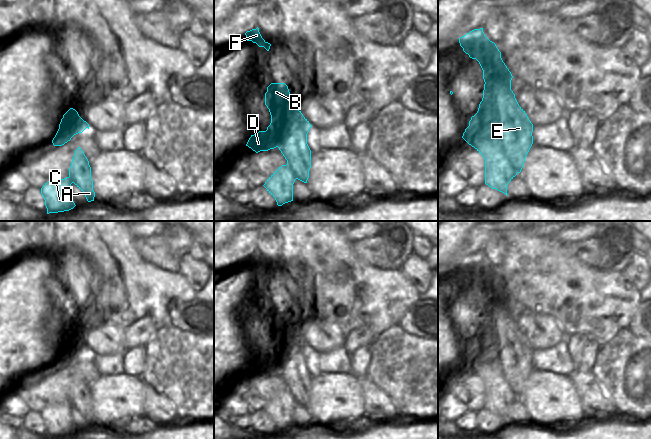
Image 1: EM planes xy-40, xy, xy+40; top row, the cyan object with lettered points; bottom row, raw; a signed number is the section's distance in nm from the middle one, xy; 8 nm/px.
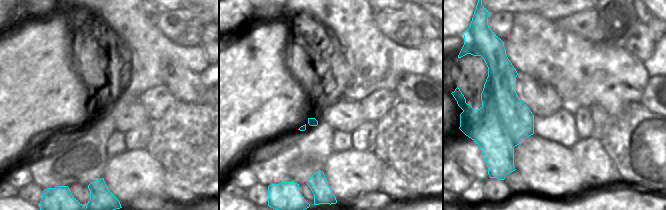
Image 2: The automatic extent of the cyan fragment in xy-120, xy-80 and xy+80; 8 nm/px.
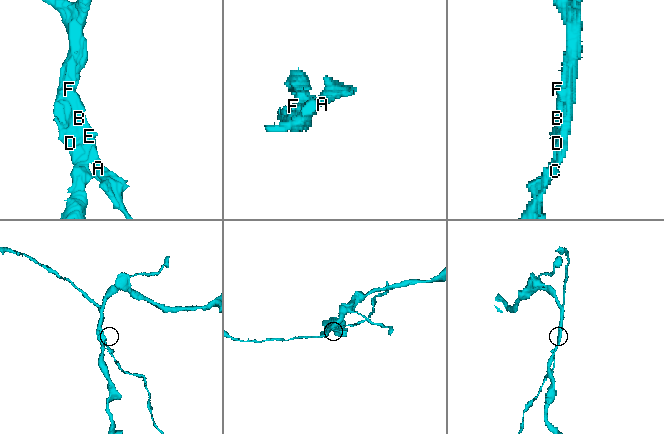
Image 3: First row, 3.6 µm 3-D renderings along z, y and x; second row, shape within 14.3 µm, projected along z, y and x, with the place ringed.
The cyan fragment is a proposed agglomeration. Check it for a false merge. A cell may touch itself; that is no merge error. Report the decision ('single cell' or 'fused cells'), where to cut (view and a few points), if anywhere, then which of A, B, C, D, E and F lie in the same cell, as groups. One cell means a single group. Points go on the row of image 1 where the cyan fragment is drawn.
fused cells; cut xy (309, 161), (295, 166), (293, 173), (296, 178); groups A / B C D E F

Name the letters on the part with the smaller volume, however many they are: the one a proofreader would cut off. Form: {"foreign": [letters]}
{"foreign": ["A"]}

